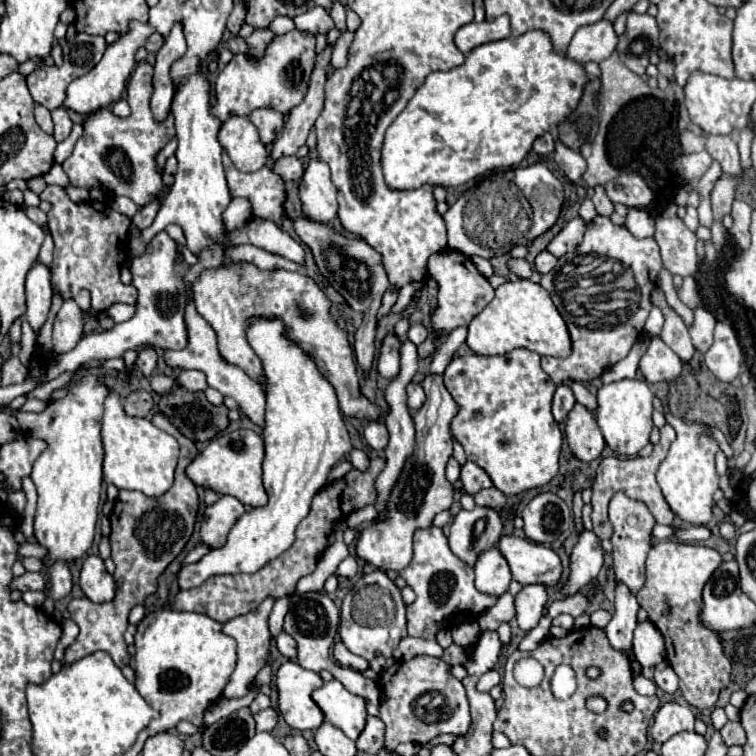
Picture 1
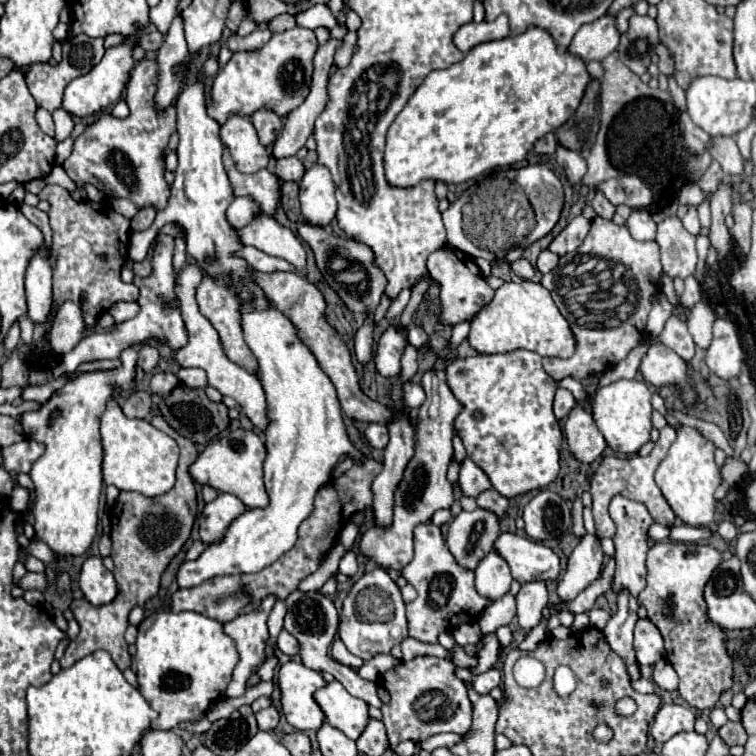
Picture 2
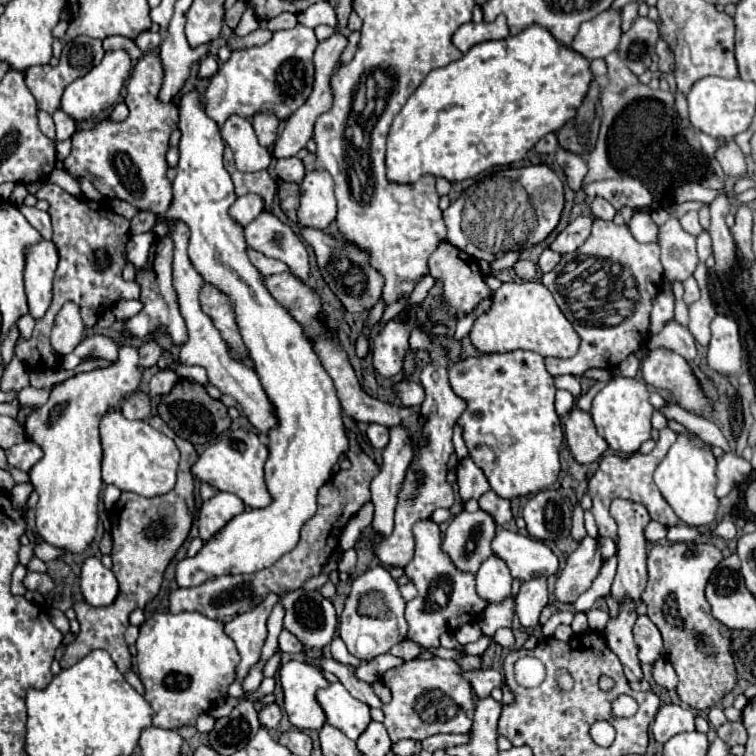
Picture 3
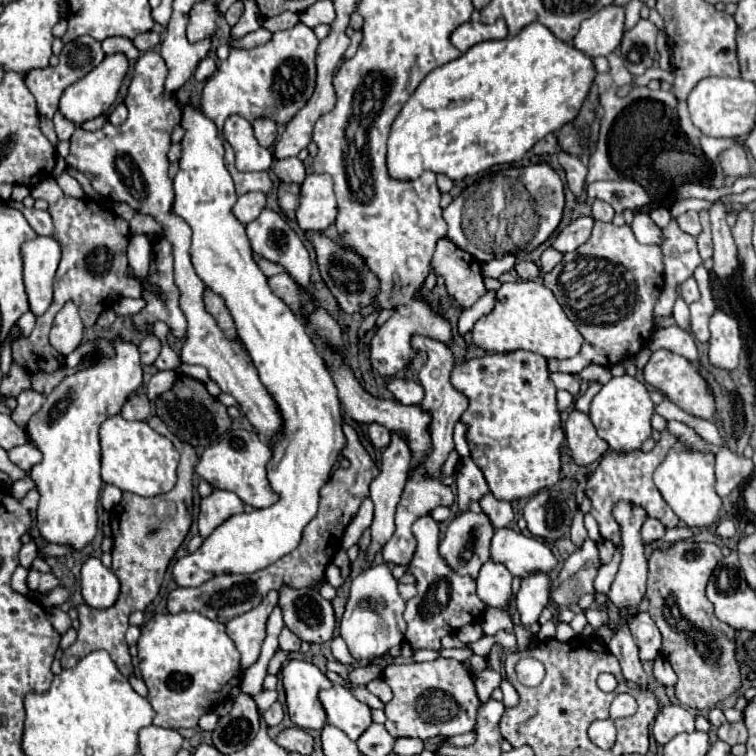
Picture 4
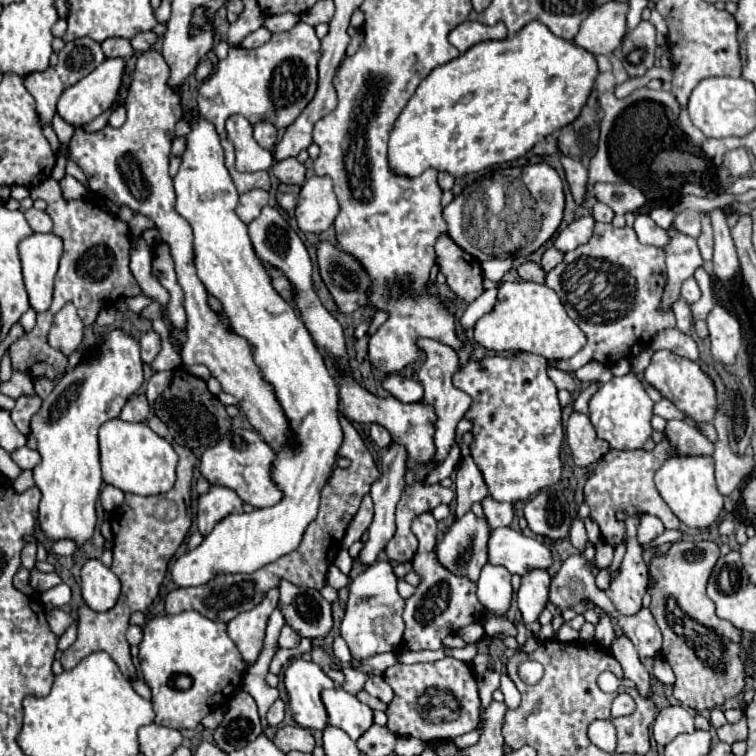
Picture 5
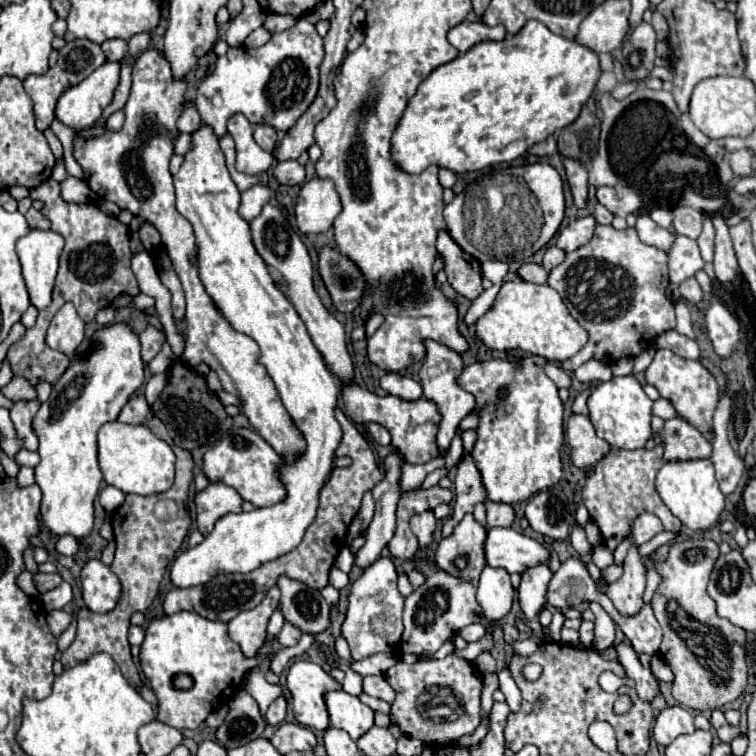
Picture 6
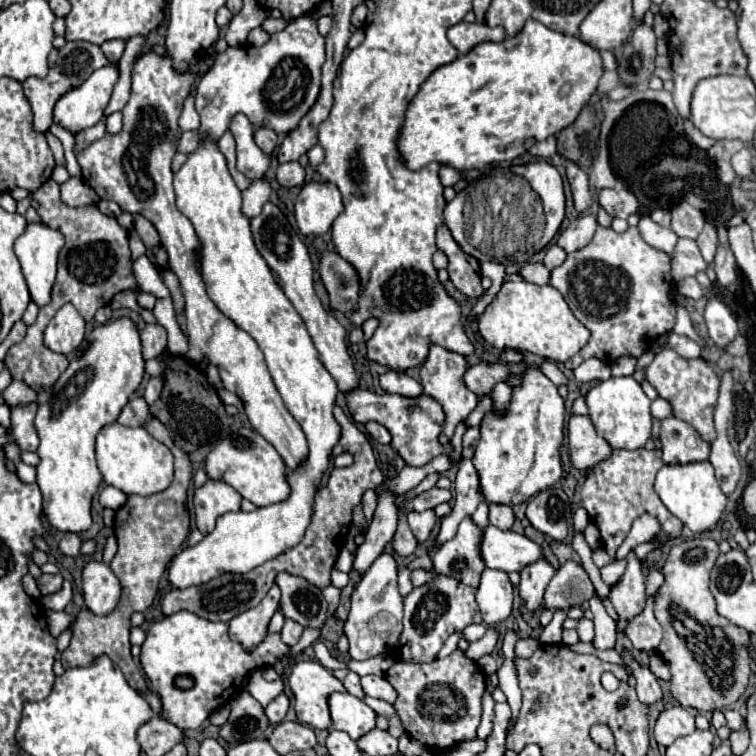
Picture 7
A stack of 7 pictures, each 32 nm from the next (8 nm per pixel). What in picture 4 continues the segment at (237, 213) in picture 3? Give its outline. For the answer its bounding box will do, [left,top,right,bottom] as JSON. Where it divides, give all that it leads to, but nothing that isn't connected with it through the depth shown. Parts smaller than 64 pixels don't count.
[234,194,266,224]

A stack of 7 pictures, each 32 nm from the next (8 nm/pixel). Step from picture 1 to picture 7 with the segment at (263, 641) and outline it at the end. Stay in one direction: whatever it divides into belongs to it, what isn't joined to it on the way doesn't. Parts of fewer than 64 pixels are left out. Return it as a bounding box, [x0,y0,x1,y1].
[228,584,280,650]

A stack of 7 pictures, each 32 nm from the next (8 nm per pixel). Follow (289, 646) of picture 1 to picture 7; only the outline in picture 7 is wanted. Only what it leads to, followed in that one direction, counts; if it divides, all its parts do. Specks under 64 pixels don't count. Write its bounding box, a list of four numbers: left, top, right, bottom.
[280,620,304,646]

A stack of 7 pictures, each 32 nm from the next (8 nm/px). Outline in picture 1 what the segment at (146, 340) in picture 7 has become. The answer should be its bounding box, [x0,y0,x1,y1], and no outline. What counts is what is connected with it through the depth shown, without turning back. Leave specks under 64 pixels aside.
[136,346,158,376]

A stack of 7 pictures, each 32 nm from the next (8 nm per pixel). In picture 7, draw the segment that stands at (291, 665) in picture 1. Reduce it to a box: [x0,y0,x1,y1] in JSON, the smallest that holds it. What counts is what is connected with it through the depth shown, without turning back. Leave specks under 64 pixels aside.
[288,660,346,728]

